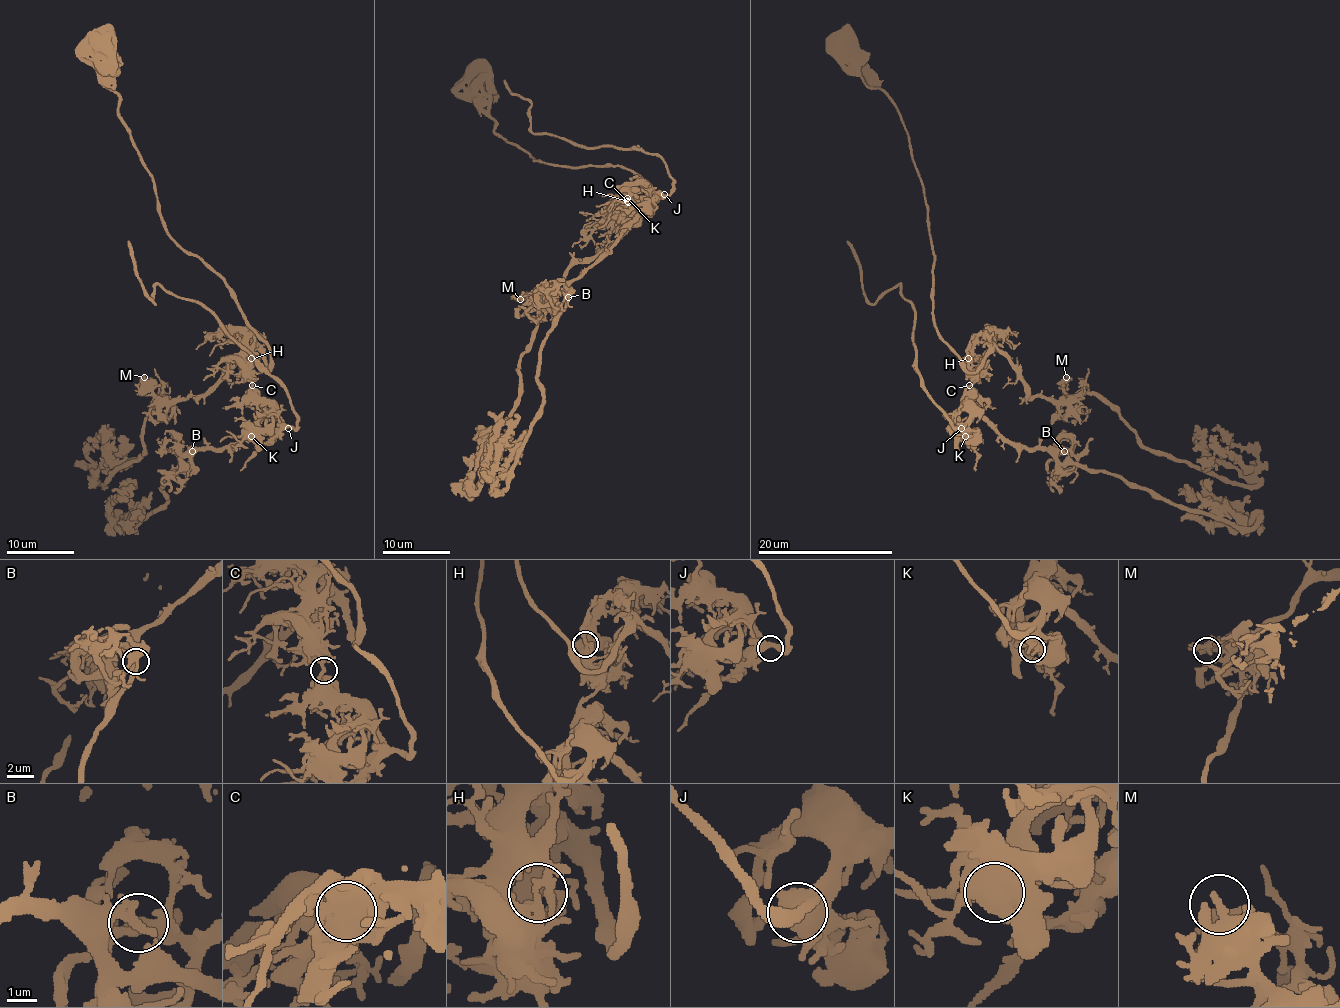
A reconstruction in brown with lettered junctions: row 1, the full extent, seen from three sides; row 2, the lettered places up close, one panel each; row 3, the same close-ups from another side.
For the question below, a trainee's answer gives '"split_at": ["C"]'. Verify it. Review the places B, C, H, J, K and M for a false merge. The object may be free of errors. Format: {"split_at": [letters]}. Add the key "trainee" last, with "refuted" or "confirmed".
{"split_at": ["C"], "trainee": "confirmed"}

